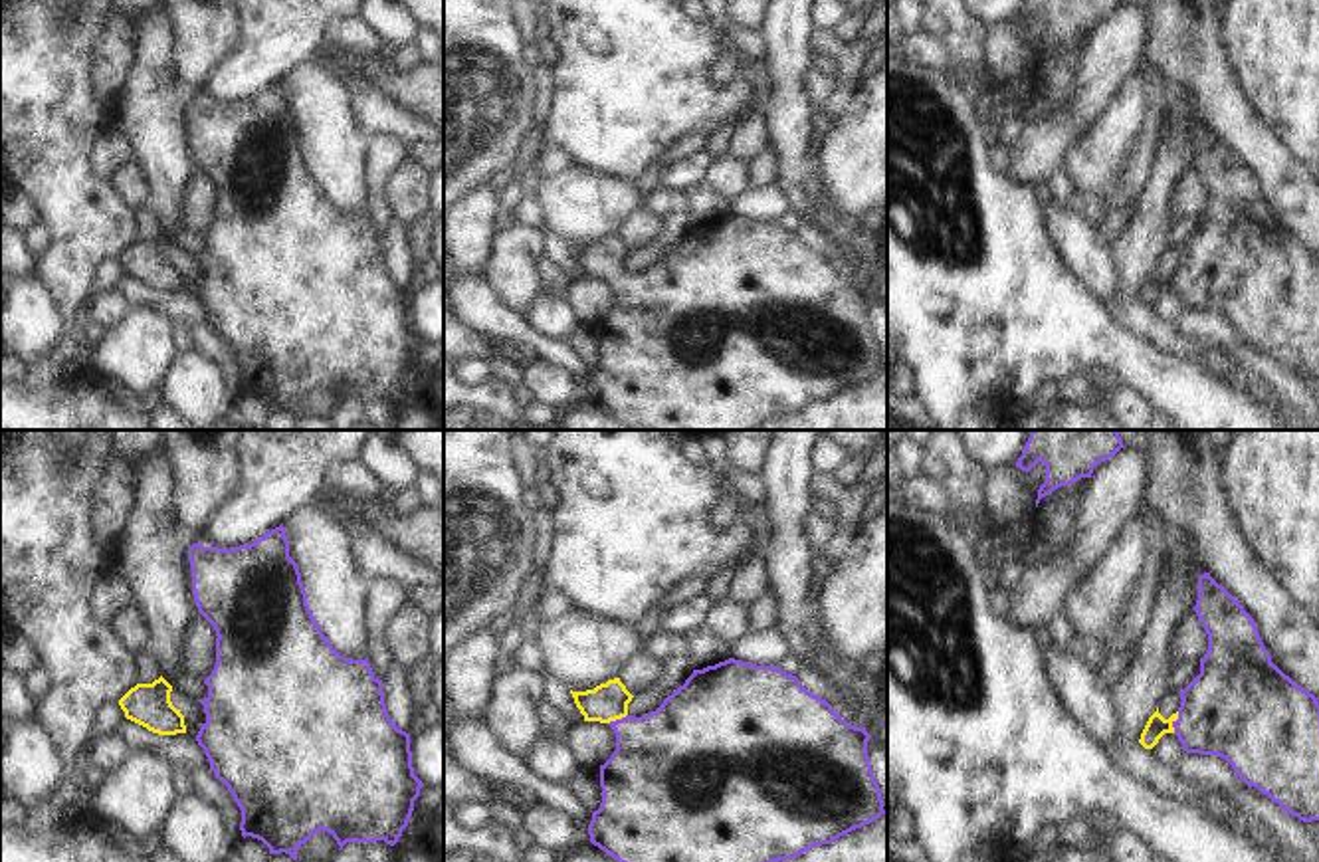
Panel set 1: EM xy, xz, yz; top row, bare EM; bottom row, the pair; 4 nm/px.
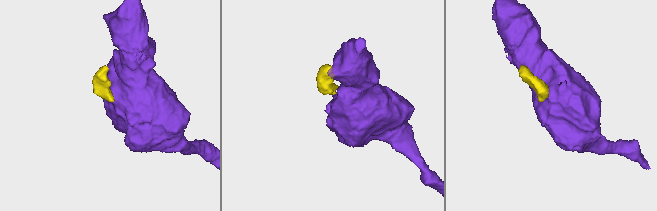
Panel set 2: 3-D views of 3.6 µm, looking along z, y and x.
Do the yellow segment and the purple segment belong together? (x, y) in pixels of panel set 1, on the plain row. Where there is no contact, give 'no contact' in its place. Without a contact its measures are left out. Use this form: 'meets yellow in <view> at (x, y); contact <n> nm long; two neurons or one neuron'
meets yellow in yz at (1175, 276); contact 90 nm long; one neuron

